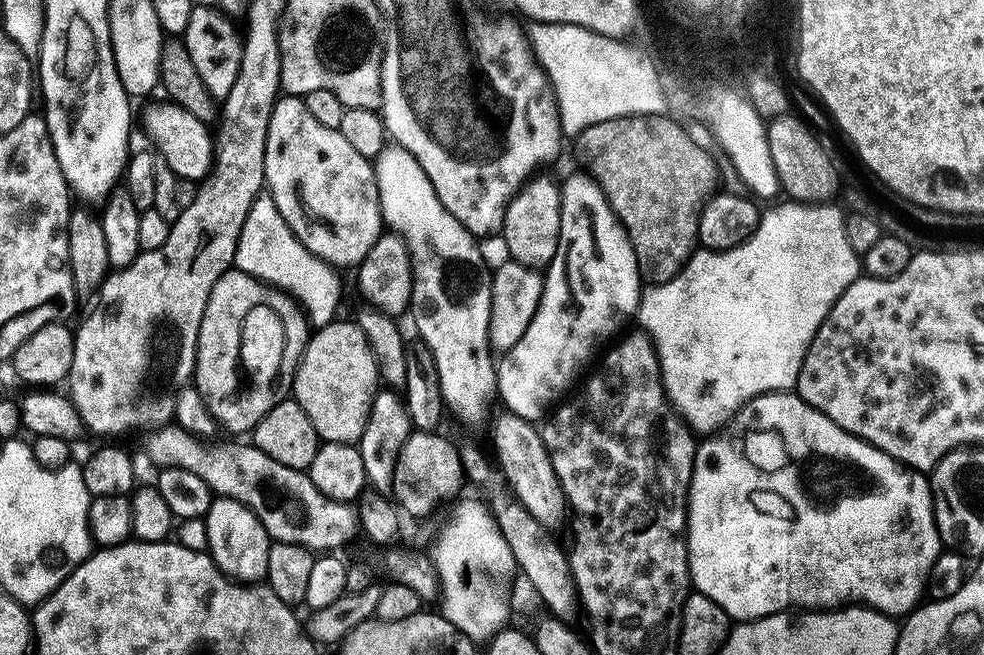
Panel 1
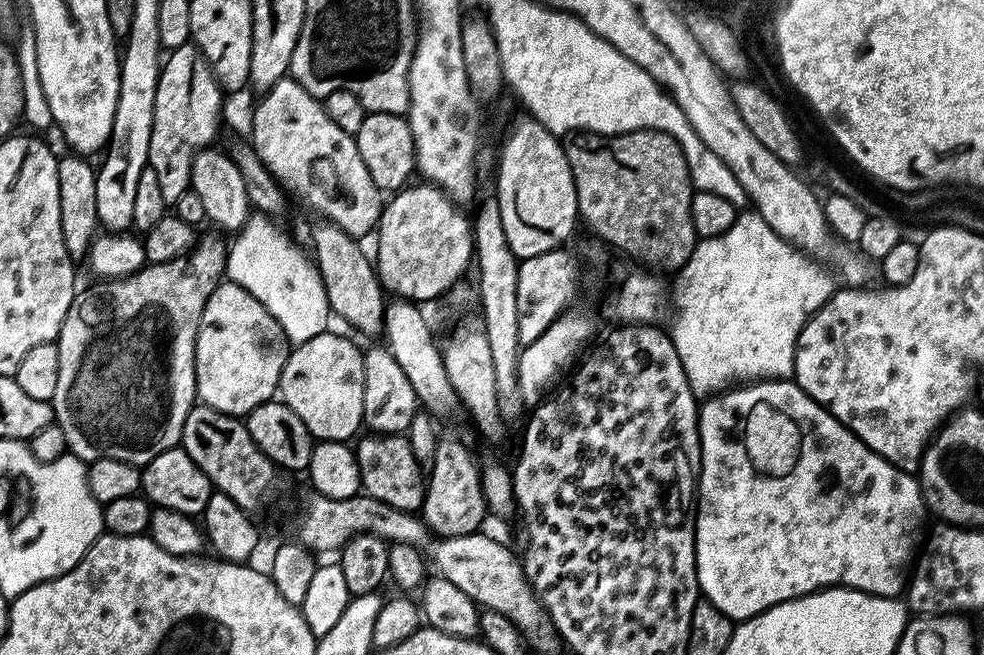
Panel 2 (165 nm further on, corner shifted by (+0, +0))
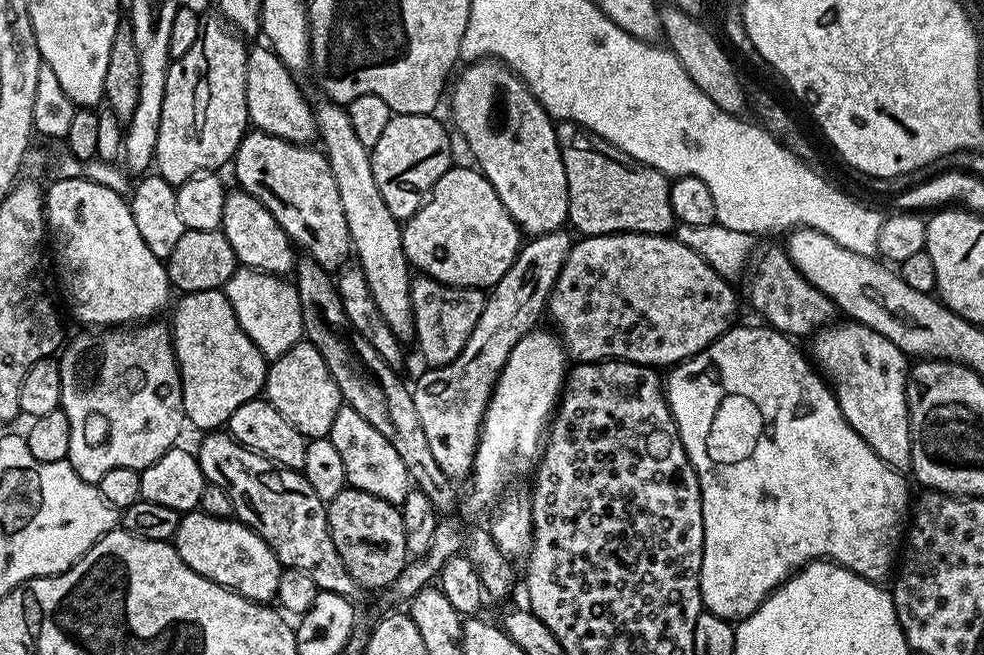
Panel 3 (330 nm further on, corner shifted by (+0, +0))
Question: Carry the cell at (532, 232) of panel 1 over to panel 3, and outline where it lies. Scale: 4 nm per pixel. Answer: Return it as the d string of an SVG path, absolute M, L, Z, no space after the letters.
M485 58L465 68L452 88L452 120L476 159L475 167L492 183L521 233L533 238L563 229L568 224L568 187L552 117L501 60Z

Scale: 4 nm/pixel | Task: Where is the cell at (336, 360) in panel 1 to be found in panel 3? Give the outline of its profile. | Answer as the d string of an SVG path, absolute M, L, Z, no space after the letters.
M301 342L294 345L286 354L275 357L268 365L268 376L264 380L263 395L308 440L325 439L334 426L334 414L342 407L338 382L330 374L322 354L314 345Z

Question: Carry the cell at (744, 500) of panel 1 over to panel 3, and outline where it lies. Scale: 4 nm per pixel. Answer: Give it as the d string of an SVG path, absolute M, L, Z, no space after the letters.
M733 326L727 332L723 332L720 337L715 340L706 350L702 350L696 356L684 360L681 364L675 365L671 369L672 372L663 381L664 392L668 402L668 409L672 412L672 417L676 423L676 429L680 435L682 446L686 450L688 460L694 466L694 470L698 474L698 482L700 483L700 501L702 502L702 526L704 527L704 553L702 554L702 570L700 571L700 602L707 611L713 612L716 616L721 616L723 620L731 620L739 622L745 616L751 616L754 610L758 610L760 603L775 592L780 585L784 584L792 576L795 576L800 569L806 567L807 564L813 564L815 560L827 560L833 564L841 564L843 568L848 568L854 574L858 574L862 578L866 578L870 582L878 585L885 583L884 579L893 575L894 569L898 564L898 557L902 552L902 541L906 535L906 521L910 516L910 496L908 500L908 484L904 481L905 477L896 469L891 468L886 462L882 462L882 458L878 458L878 454L874 454L874 450L869 446L862 437L860 437L850 425L846 422L846 418L842 414L842 410L838 406L836 396L832 389L828 387L825 377L814 367L813 361L807 355L804 356L795 348L793 341L785 336L783 332L777 332L774 328L767 326L759 326L760 328L740 328L741 326Z

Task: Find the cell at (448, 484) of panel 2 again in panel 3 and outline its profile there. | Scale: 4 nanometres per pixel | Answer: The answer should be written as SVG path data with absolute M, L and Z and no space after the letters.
M565 229L529 239L506 272L485 297L481 318L467 339L462 353L442 367L427 368L412 384L414 408L439 468L454 482L472 474L480 426L492 389L517 342L533 331L547 309L549 294L573 248L574 240Z

